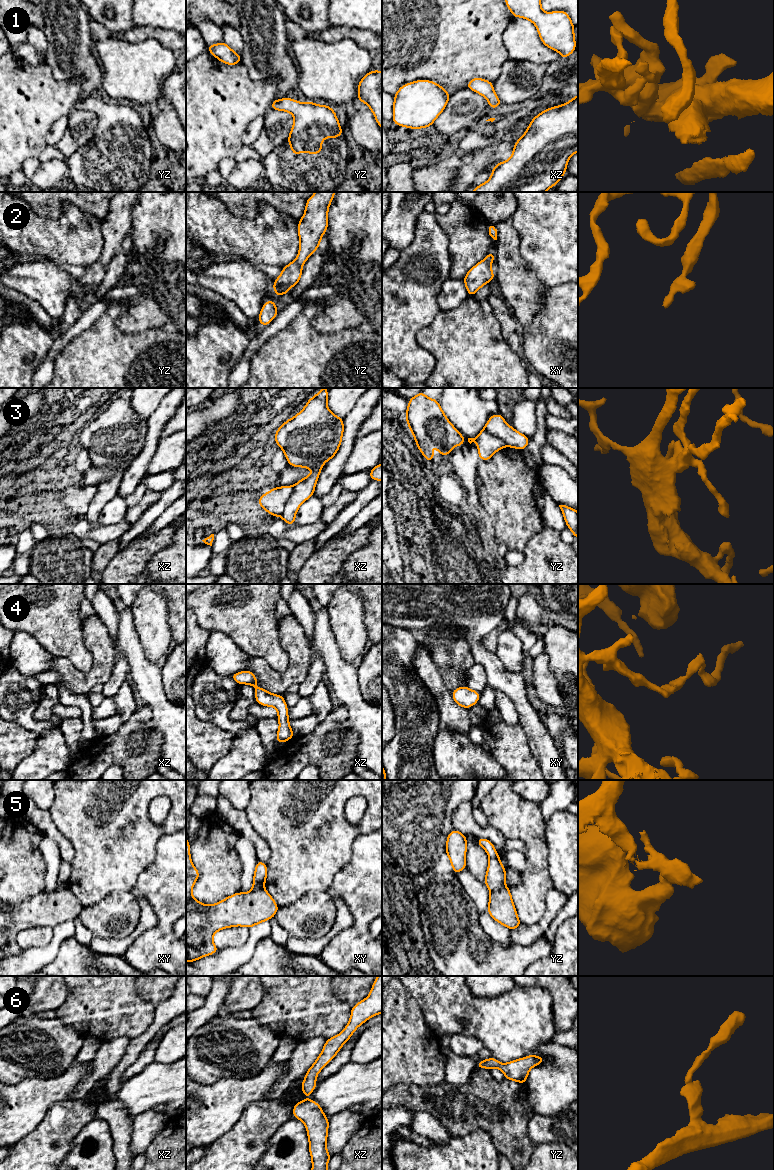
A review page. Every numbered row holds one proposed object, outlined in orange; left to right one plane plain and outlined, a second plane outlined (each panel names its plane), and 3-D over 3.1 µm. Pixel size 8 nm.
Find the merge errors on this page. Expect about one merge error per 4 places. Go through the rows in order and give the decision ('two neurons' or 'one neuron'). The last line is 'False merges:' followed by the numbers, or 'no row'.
1: one neuron
2: one neuron
3: two neurons
4: one neuron
5: two neurons
6: one neuron
False merges: 3, 5

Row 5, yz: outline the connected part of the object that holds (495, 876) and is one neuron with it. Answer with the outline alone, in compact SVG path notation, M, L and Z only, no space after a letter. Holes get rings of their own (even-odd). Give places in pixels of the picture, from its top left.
M478 837L476 839L476 843L484 848L489 856L489 864L487 867L484 884L490 891L498 890L505 885L507 869L505 869L501 864L498 852L490 840Z

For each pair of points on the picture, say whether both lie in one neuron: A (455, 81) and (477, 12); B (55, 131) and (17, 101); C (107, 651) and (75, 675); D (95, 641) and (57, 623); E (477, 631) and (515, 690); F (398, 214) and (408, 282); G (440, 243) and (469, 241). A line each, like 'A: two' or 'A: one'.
A: one
B: two
C: one
D: two
E: one
F: two
G: two

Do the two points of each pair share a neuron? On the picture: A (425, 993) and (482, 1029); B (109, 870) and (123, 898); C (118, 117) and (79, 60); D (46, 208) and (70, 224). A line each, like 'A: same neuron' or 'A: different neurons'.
A: same neuron
B: different neurons
C: different neurons
D: different neurons

